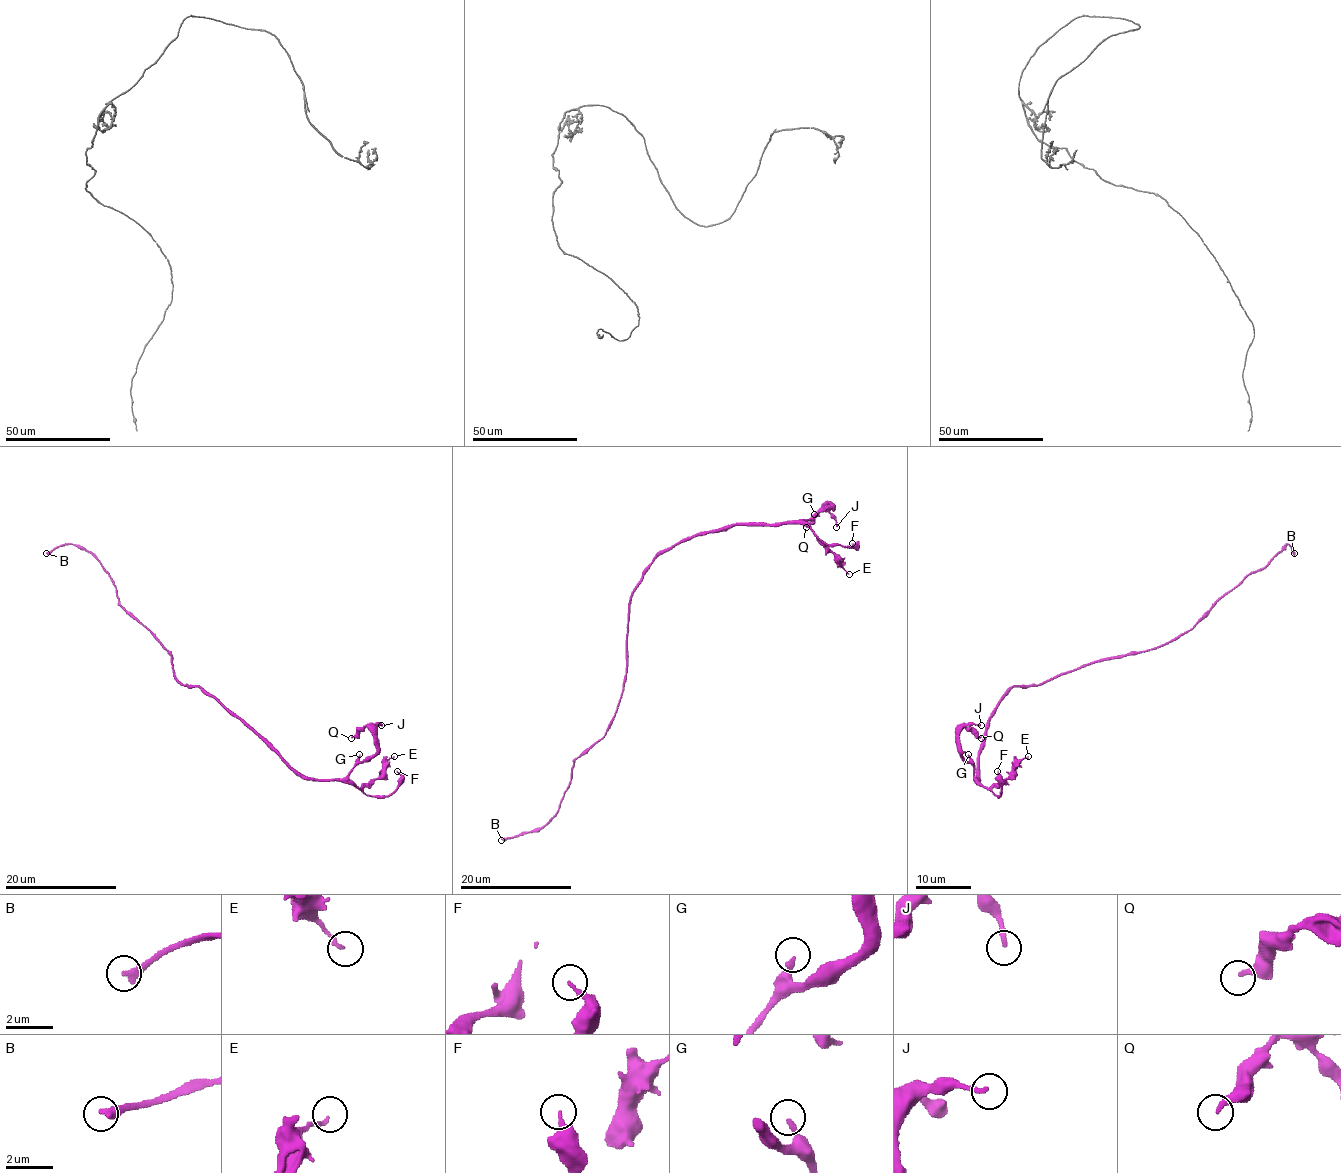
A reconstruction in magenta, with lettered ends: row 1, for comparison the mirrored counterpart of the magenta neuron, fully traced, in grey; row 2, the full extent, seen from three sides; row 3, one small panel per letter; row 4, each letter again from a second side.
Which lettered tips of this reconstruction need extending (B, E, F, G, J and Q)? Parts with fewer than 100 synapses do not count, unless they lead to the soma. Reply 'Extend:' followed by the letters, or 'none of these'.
Extend: B

